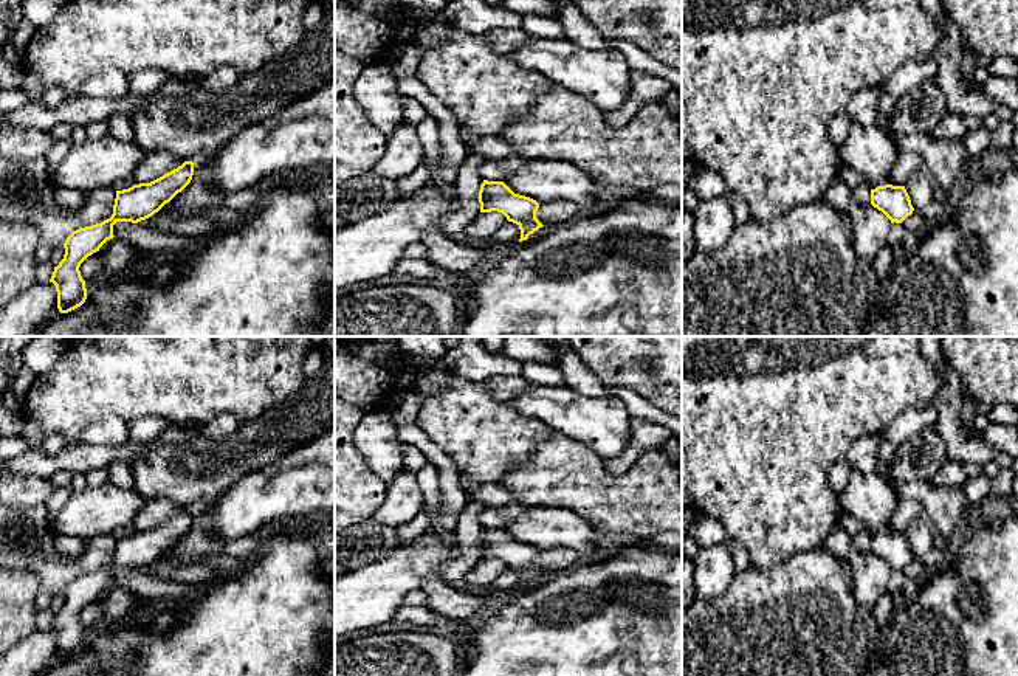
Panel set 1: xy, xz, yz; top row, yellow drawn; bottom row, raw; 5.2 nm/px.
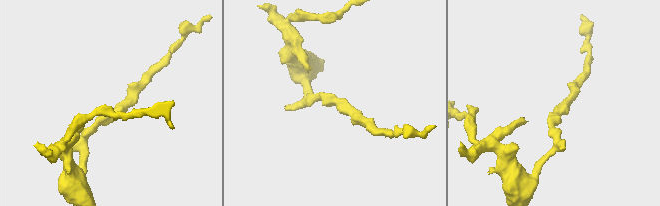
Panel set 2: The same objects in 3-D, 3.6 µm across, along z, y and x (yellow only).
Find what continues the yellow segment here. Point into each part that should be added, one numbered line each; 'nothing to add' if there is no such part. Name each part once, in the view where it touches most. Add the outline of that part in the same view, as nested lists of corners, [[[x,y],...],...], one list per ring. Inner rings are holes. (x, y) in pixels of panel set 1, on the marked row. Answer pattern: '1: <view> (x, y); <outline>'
nothing to add

